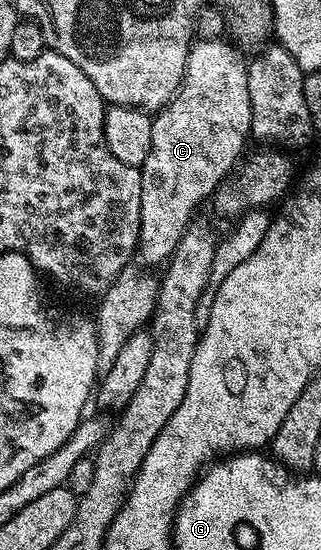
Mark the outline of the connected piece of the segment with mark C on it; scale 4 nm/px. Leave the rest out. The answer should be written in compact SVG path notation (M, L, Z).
M203 38L187 53L183 83L171 101L152 117L153 144L141 167L141 220L139 221L138 261L155 266L166 263L177 248L181 236L192 225L195 209L214 195L224 178L239 165L244 157L243 145L251 138L251 105L249 80L244 55L230 41Z

